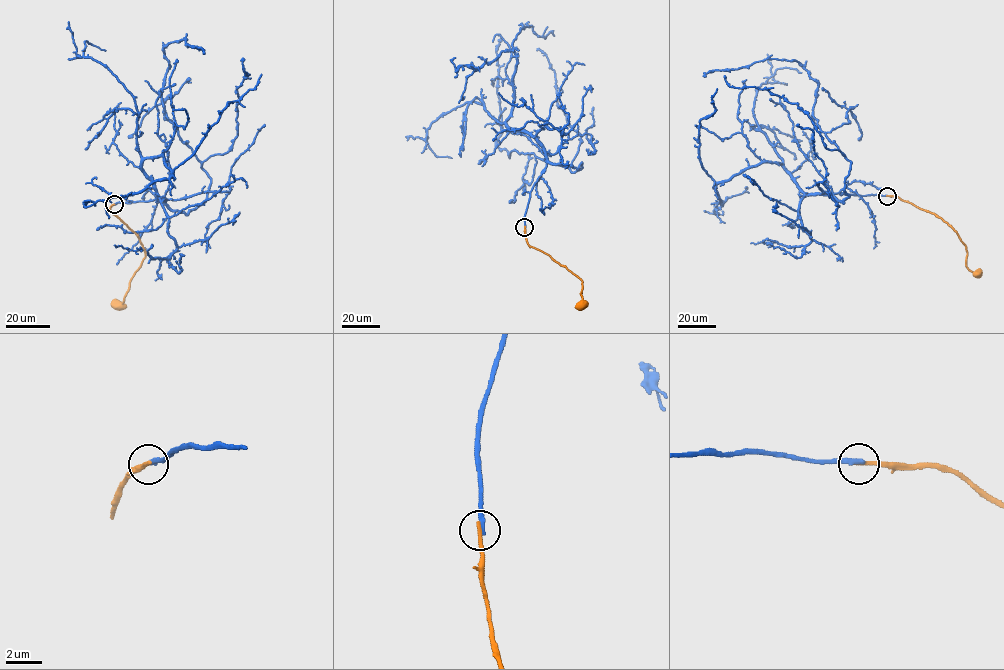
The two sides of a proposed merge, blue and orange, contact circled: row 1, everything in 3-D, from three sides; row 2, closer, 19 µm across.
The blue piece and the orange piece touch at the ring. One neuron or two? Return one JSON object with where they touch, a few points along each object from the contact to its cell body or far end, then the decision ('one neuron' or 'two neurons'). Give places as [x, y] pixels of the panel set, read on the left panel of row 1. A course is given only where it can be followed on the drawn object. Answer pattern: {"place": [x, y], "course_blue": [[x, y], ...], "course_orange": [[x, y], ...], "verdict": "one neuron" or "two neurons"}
{"place": [114, 204], "course_blue": [[114, 204], [157, 199], [187, 214], [206, 198], [210, 179], [161, 93], [165, 46], [185, 37], [204, 53]], "course_orange": [[114, 204], [110, 211], [136, 233], [145, 255], [130, 282], [123, 302], [117, 305]], "verdict": "two neurons"}

